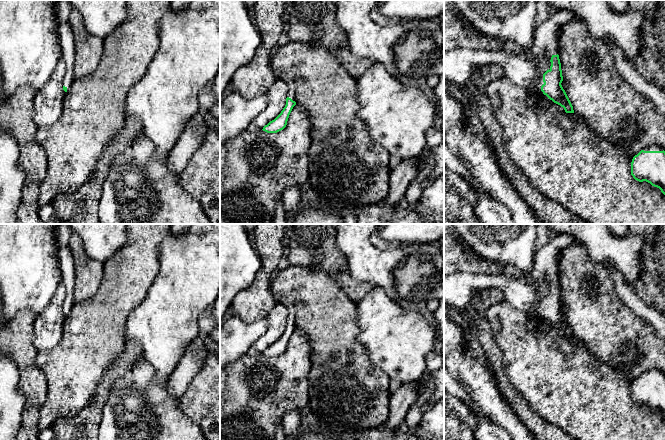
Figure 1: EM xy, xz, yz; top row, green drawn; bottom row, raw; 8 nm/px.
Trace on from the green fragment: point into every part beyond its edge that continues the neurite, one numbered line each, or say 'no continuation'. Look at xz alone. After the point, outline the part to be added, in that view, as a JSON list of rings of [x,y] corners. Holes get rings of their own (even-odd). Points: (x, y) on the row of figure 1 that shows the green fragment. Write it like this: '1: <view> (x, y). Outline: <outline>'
1: xz (291, 84). Outline: [[[282,75],[278,79],[284,81],[288,85],[287,97],[289,97],[293,101],[295,101],[295,94],[296,94],[296,84],[295,84],[295,82],[286,75]]]

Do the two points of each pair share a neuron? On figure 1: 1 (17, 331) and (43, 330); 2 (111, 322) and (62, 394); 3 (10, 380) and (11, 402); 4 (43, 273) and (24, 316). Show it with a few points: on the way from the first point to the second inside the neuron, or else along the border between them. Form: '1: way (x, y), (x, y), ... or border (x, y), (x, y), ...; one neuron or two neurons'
1: border (36, 316), (34, 321), (34, 346), (38, 351); two neurons
2: way (93, 340), (73, 368), (72, 376); one neuron
3: way (10, 385), (10, 397); one neuron
4: border (36, 315), (28, 310), (21, 310), (10, 321); two neurons

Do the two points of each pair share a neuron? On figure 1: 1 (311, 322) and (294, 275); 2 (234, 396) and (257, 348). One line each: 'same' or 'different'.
1: same
2: different

